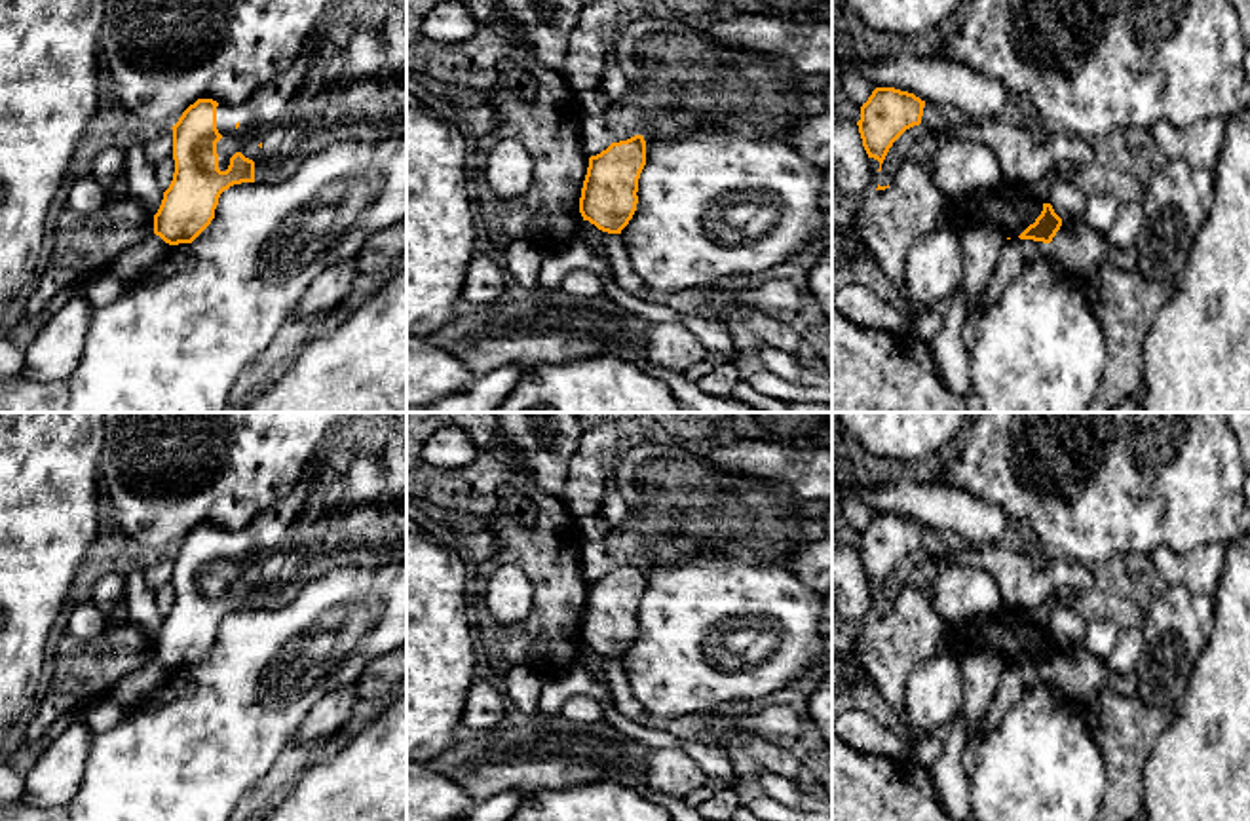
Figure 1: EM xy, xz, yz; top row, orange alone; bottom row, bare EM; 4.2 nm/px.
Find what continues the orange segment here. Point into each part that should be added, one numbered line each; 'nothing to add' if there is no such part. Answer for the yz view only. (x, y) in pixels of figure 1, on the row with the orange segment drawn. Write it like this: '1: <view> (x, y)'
nothing to add

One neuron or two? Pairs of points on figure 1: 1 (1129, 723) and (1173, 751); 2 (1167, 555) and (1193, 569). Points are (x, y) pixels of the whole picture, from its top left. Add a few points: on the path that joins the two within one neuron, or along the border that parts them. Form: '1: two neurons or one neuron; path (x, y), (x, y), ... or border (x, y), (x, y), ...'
1: two neurons; border (1176, 707), (1171, 725), (1152, 749), (1142, 782)
2: one neuron; path (1173, 561), (1180, 569), (1188, 569)

